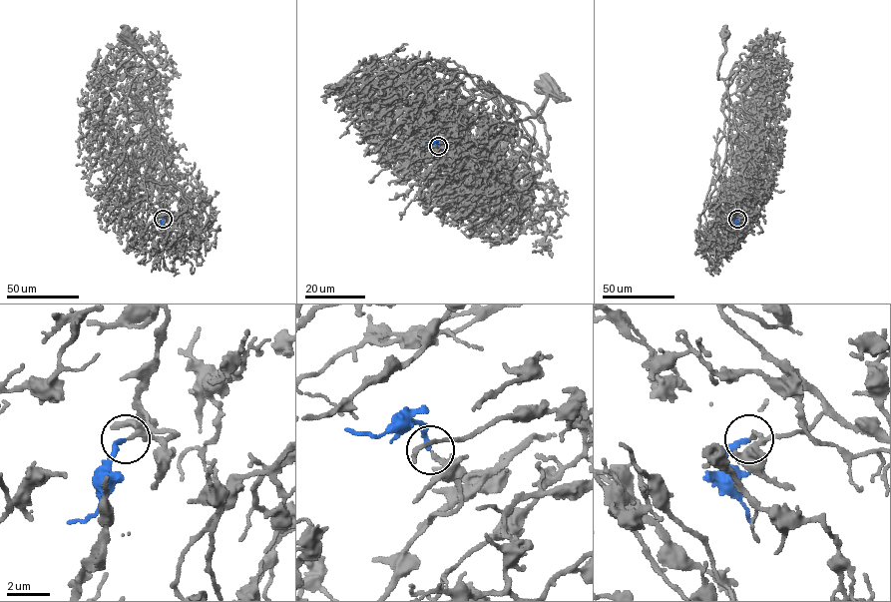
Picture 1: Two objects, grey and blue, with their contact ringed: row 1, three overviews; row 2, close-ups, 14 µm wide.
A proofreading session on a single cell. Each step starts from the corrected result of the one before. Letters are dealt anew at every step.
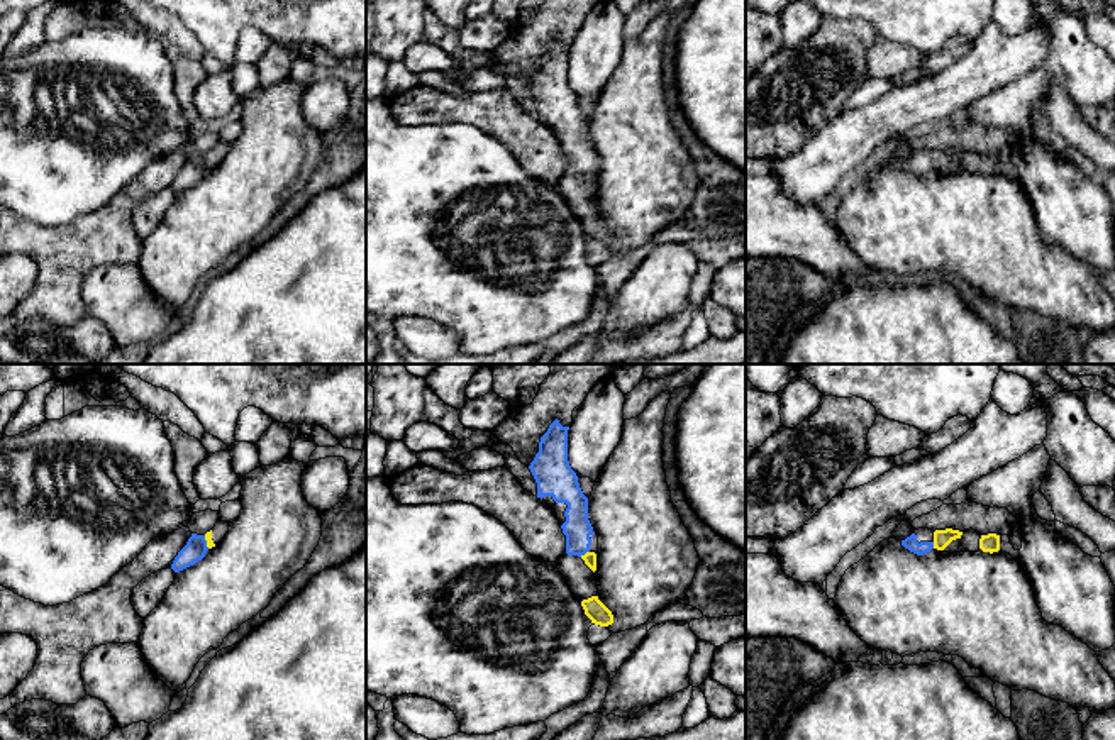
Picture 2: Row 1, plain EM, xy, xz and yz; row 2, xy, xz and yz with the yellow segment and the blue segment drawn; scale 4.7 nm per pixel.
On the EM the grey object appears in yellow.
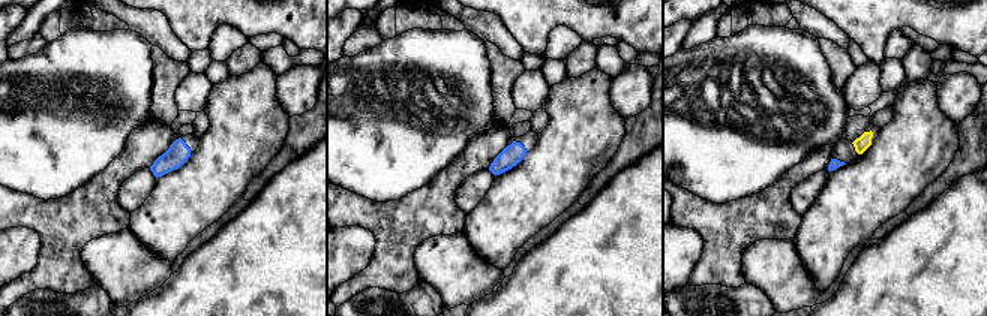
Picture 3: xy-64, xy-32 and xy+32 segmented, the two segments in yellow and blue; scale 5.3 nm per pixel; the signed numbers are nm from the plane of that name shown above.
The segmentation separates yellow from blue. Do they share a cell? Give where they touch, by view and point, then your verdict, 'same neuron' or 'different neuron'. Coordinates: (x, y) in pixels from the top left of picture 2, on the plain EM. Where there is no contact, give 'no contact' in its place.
xz (585, 175) | same neuron

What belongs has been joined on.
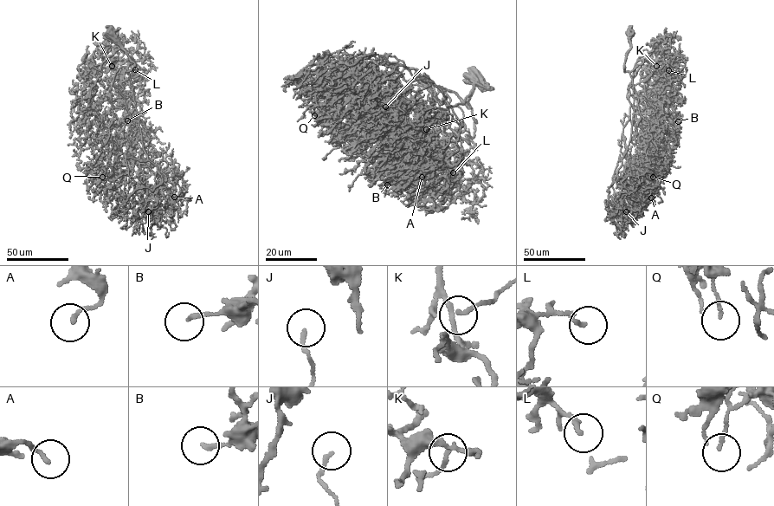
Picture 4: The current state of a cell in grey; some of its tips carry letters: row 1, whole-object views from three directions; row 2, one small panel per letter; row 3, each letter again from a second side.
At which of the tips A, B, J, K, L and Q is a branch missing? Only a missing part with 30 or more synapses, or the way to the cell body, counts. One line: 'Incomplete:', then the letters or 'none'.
Incomplete: none

